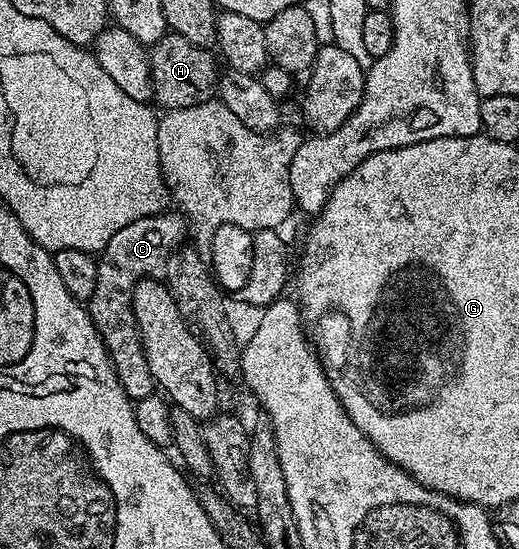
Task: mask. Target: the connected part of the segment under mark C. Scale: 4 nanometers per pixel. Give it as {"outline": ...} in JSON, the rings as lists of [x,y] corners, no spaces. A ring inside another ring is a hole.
{"outline":[[[168,210],[159,212],[155,216],[137,218],[137,222],[129,222],[129,226],[121,226],[113,238],[98,253],[95,265],[97,266],[97,286],[93,289],[90,300],[86,301],[87,313],[91,315],[93,326],[97,334],[101,334],[101,342],[113,362],[113,370],[125,390],[125,394],[134,402],[141,398],[149,398],[156,395],[157,385],[153,374],[149,370],[149,362],[145,358],[143,343],[139,337],[139,331],[135,325],[135,315],[131,309],[131,292],[135,289],[140,280],[155,278],[166,269],[169,258],[173,253],[178,252],[183,240],[187,236],[189,221],[182,212],[178,210]]]}

